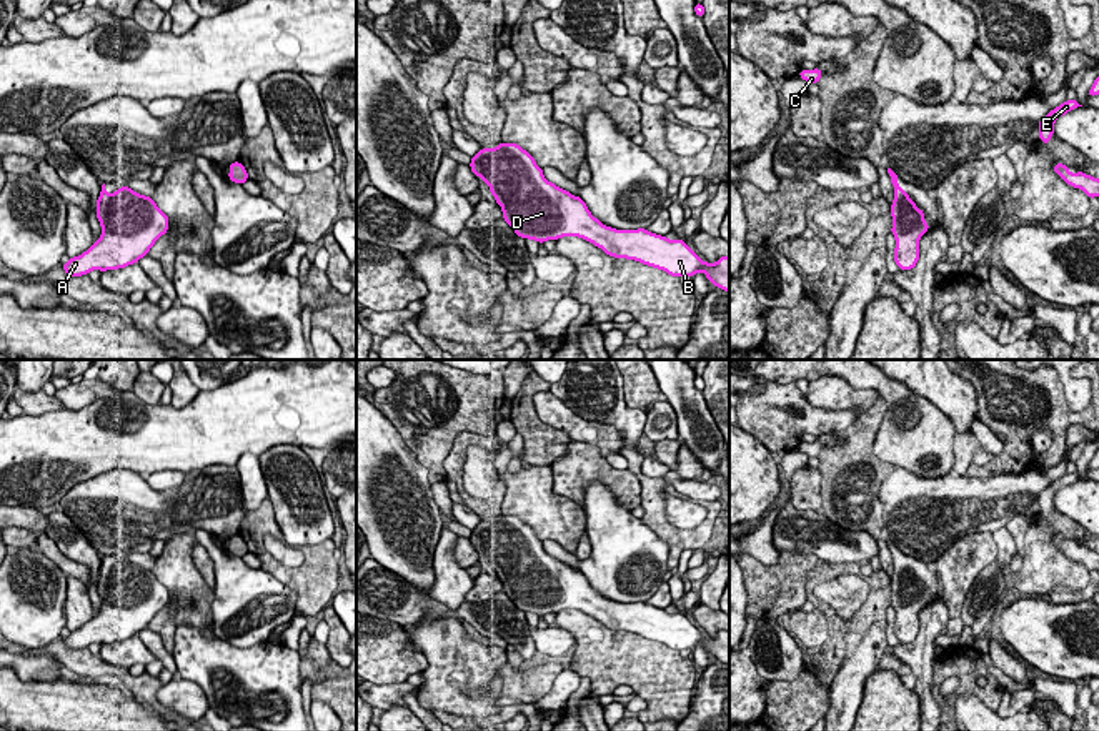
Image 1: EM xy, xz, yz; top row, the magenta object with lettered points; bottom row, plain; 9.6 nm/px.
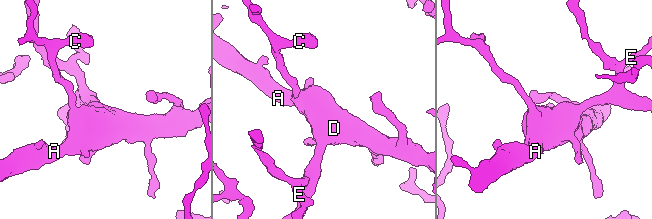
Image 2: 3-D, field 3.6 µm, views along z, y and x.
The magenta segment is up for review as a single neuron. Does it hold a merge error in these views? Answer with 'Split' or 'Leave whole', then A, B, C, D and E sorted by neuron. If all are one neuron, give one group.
Leave whole. Groups: A B C D E

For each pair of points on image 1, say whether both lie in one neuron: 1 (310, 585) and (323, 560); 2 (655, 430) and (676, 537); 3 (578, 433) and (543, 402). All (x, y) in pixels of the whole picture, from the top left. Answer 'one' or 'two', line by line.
1: one
2: two
3: one

